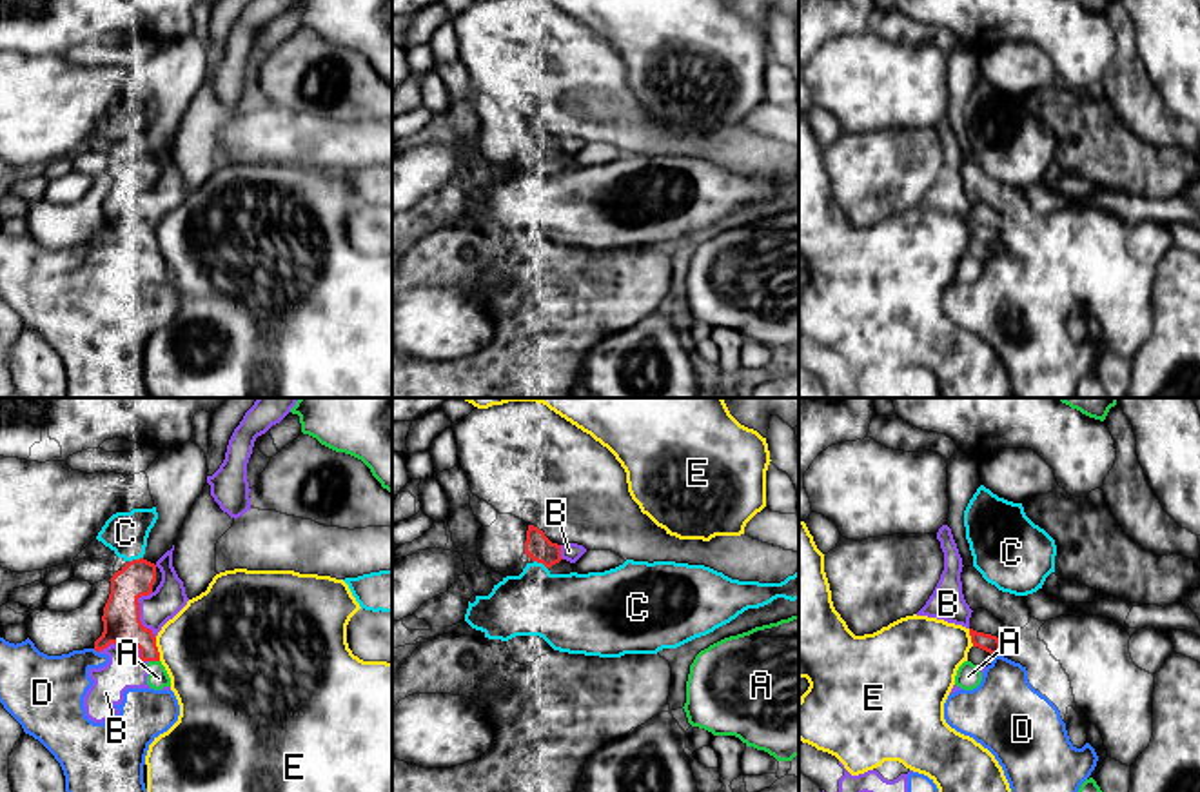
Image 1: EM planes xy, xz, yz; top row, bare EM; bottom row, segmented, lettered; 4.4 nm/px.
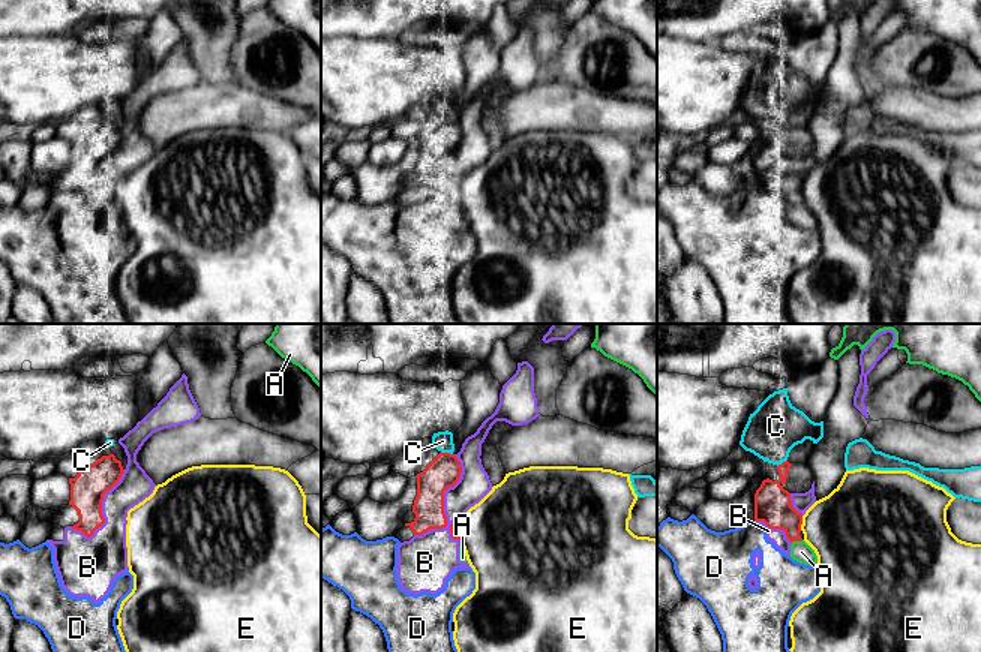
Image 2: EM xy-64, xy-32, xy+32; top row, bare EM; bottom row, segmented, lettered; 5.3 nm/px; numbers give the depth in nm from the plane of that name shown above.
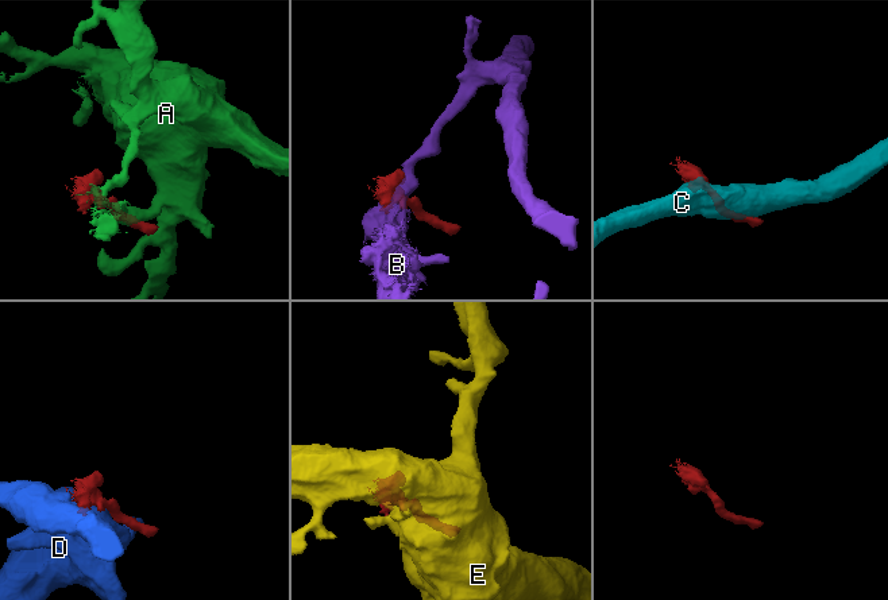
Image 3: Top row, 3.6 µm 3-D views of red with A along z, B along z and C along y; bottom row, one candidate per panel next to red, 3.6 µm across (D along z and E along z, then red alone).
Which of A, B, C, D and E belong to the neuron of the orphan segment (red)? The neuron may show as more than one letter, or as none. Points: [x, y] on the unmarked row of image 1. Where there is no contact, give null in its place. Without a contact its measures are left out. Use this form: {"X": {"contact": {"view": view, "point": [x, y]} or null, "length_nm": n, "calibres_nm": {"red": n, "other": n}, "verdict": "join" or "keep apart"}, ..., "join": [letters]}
{"A": {"contact": {"view": "xy", "point": [155, 253]}, "length_nm": 50, "calibres_nm": {"red": 170, "other": 90}, "verdict": "keep apart"}, "B": {"contact": {"view": "xy", "point": [127, 238]}, "length_nm": 220, "calibres_nm": {"red": 170, "other": 160}, "verdict": "keep apart"}, "C": {"contact": {"view": "xy", "point": [135, 153]}, "length_nm": 70, "calibres_nm": {"red": 160, "other": 190}, "verdict": "keep apart"}, "D": {"contact": {"view": "xy", "point": [97, 244]}, "length_nm": 40, "calibres_nm": {"red": 170, "other": 280}, "verdict": "keep apart"}, "E": {"contact": {"view": "xy", "point": [157, 242]}, "length_nm": 110, "calibres_nm": {"red": 170, "other": 460}, "verdict": "keep apart"}, "join": []}

